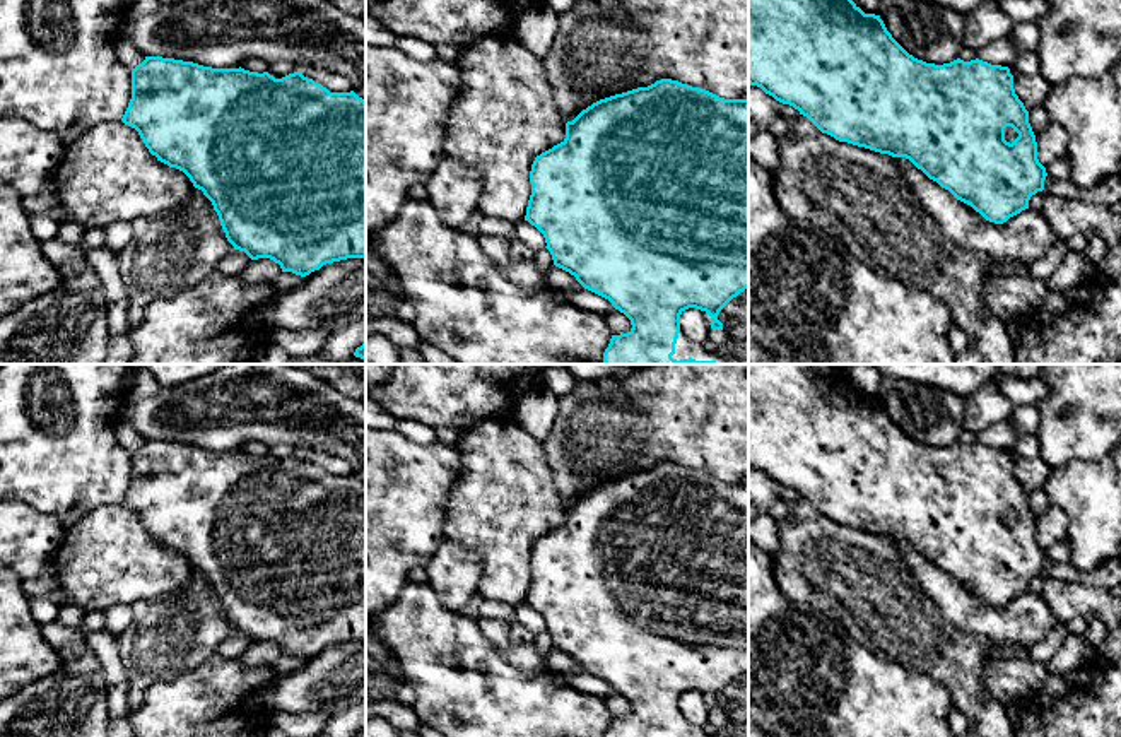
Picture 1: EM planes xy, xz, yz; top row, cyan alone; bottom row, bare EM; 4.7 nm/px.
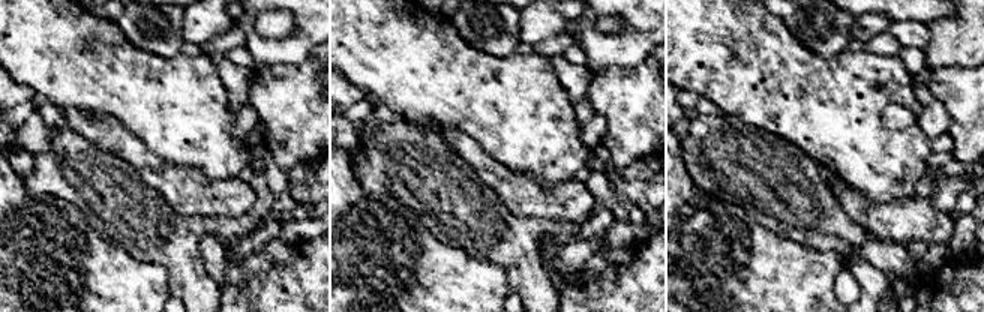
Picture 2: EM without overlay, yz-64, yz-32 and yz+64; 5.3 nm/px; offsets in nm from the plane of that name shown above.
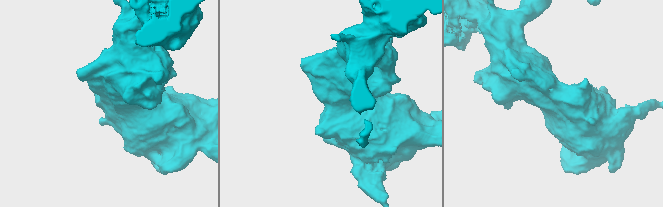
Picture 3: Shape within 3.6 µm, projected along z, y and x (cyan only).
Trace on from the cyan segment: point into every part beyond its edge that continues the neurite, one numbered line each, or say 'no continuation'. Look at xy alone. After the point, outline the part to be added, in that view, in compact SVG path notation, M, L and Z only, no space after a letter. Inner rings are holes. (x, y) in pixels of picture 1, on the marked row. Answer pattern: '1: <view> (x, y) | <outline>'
no continuation

